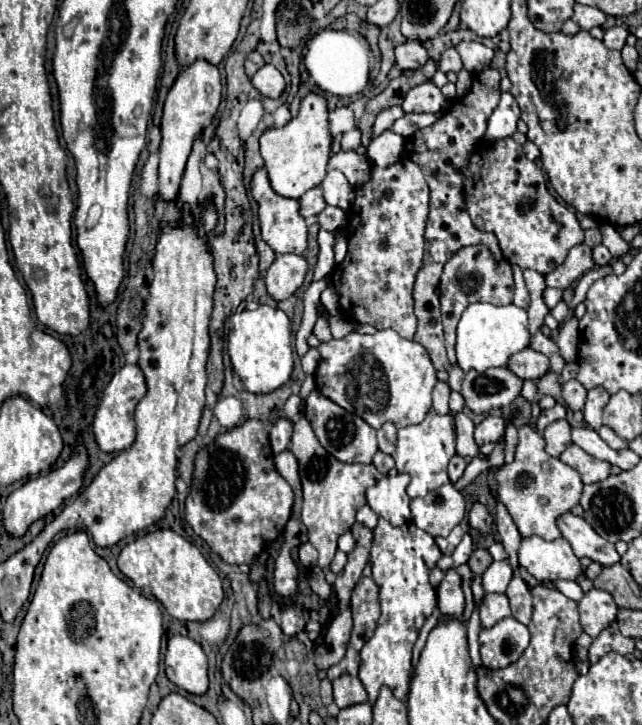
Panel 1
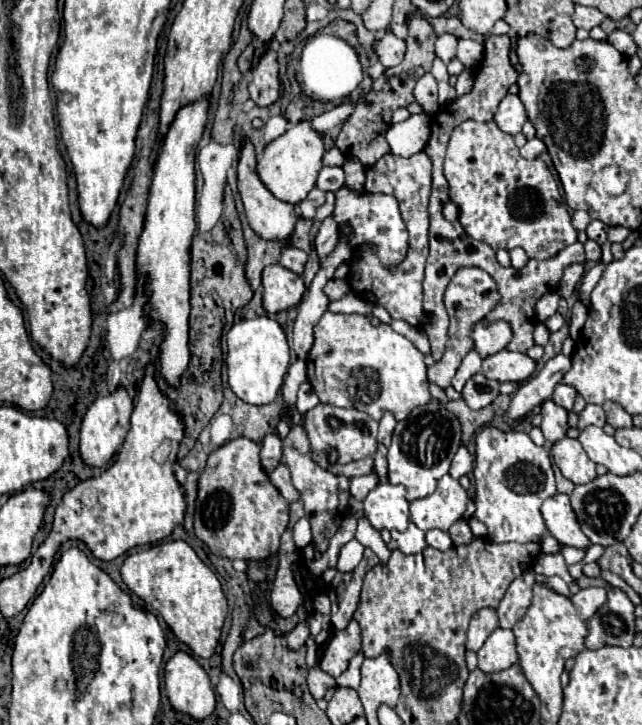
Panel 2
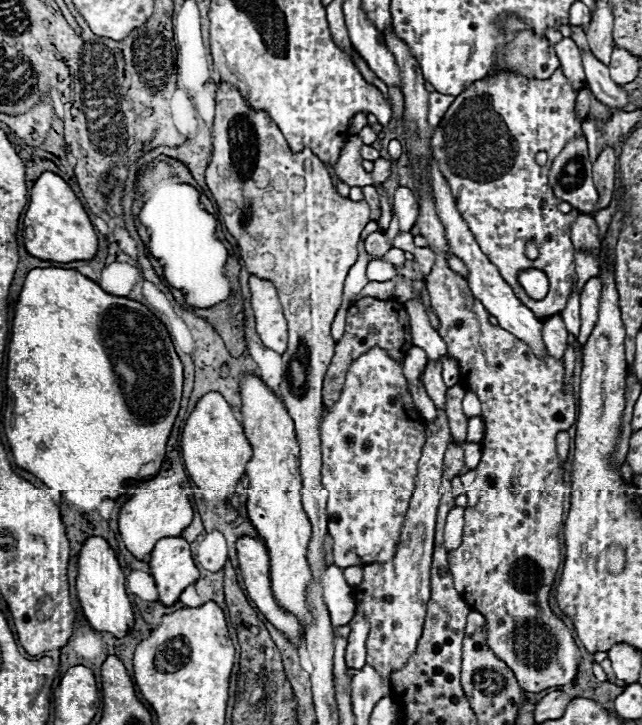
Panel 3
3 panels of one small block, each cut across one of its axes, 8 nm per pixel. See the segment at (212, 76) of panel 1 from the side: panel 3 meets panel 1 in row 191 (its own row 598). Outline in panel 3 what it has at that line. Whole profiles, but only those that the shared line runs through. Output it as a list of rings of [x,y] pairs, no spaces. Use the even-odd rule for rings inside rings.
[[[162,538],[150,554],[150,574],[156,580],[160,602],[172,606],[184,588],[200,578],[184,538]]]

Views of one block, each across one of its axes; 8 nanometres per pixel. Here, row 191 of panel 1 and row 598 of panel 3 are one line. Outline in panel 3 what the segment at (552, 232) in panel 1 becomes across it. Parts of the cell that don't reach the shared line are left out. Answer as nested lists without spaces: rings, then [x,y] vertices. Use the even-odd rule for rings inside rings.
[[[384,30],[384,40],[392,54],[396,56],[396,62],[400,66],[402,74],[402,94],[404,94],[404,120],[402,128],[406,134],[406,146],[412,160],[414,170],[414,184],[420,194],[420,214],[416,218],[416,226],[420,228],[420,234],[428,240],[428,248],[436,252],[436,264],[432,272],[426,278],[426,288],[430,296],[430,306],[436,318],[440,320],[438,334],[446,344],[446,354],[454,358],[460,366],[460,384],[466,390],[472,390],[478,400],[482,402],[482,420],[484,420],[484,438],[480,442],[482,446],[482,458],[476,468],[476,480],[474,486],[478,488],[478,504],[464,514],[464,532],[462,532],[462,544],[448,552],[450,572],[454,578],[456,590],[462,594],[462,598],[472,606],[472,610],[478,610],[488,626],[488,644],[502,658],[514,672],[516,680],[526,692],[542,692],[546,688],[574,684],[578,664],[580,664],[580,650],[574,644],[574,638],[570,630],[564,626],[564,622],[554,616],[554,612],[548,606],[548,596],[552,590],[554,576],[560,566],[560,532],[562,532],[562,514],[564,514],[564,484],[562,484],[562,462],[556,454],[556,434],[562,430],[568,430],[576,420],[576,398],[572,390],[572,380],[566,380],[566,366],[564,362],[556,360],[554,356],[546,354],[544,358],[538,358],[532,348],[520,340],[514,338],[510,332],[502,330],[500,326],[490,326],[488,318],[490,314],[478,302],[470,288],[466,278],[458,276],[454,270],[448,268],[444,256],[438,252],[444,252],[448,256],[450,248],[444,238],[444,228],[436,216],[434,202],[428,194],[428,188],[422,186],[422,164],[420,158],[428,156],[428,140],[432,136],[432,128],[426,122],[426,110],[428,110],[428,92],[424,88],[422,70],[418,66],[418,60],[410,54],[410,48],[402,38],[396,36],[394,30]],[[412,128],[418,130],[418,138],[414,138]]]

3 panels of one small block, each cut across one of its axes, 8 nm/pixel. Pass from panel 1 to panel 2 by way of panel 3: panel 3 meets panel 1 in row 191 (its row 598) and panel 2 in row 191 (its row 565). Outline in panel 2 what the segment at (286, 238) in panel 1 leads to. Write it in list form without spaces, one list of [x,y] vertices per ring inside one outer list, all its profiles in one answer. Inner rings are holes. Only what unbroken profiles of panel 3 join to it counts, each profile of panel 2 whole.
[[[242,138],[242,150],[240,150],[240,160],[238,160],[238,192],[244,202],[246,220],[258,236],[262,236],[264,240],[286,240],[292,234],[294,224],[296,224],[292,206],[274,198],[270,194],[270,190],[260,182],[260,178],[256,174],[256,154],[254,154],[254,146],[252,146],[250,138]]]

